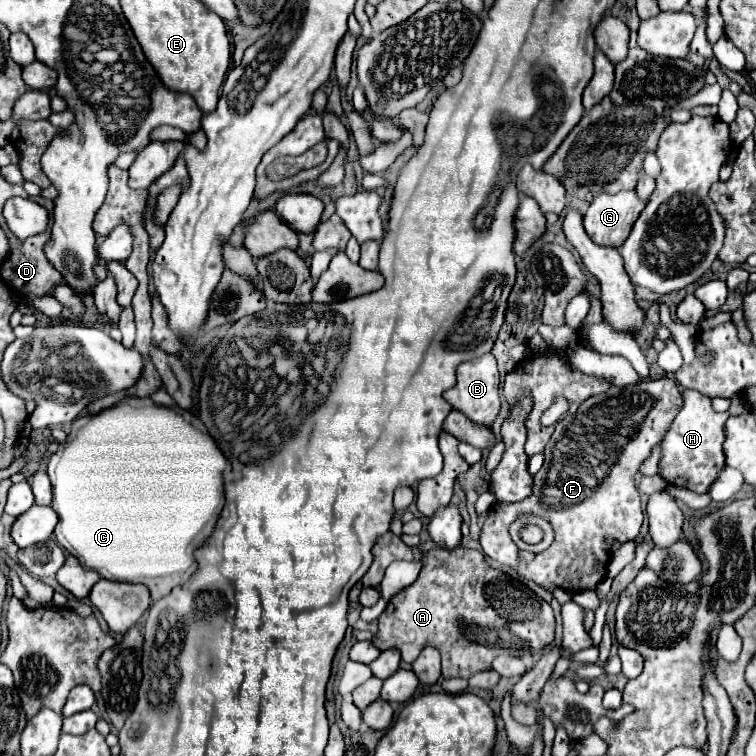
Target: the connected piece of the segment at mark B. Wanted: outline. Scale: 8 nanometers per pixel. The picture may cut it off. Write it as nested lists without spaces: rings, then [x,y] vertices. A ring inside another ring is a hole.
[[[483,354],[479,358],[467,360],[463,364],[457,366],[457,384],[453,388],[449,388],[447,392],[443,392],[445,400],[459,412],[463,412],[467,418],[471,418],[477,424],[485,424],[489,426],[495,416],[499,414],[501,408],[501,400],[499,400],[499,370],[495,356]]]

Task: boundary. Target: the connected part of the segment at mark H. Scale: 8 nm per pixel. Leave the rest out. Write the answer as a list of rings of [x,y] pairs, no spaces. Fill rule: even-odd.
[[[683,390],[683,408],[677,412],[671,422],[667,434],[663,436],[661,462],[657,474],[669,484],[689,488],[697,494],[705,494],[711,484],[717,480],[721,470],[725,468],[723,456],[723,428],[729,418],[729,412],[715,412],[711,406],[711,398],[697,390]]]

